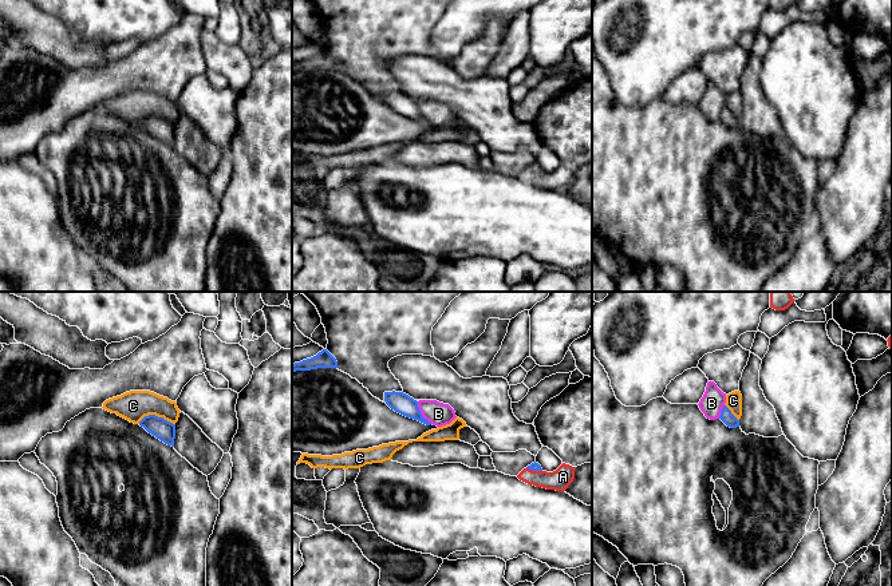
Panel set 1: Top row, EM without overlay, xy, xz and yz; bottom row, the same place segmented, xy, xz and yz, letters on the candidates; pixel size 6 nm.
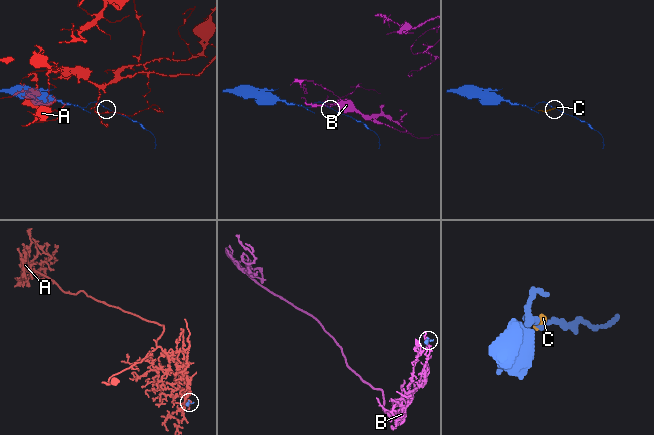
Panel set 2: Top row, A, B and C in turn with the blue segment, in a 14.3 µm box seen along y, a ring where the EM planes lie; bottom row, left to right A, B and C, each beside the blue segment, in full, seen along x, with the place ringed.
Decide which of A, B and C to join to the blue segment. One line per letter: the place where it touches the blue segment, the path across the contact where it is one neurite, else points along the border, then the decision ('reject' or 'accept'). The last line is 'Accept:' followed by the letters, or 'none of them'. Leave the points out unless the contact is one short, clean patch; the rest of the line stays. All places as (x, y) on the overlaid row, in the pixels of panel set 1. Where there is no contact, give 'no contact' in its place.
A: meets blue in xz at (535, 470); border along xz (527, 467), (541, 471); reject
B: meets blue in xz at (421, 414); reject
C: meets blue in xy at (157, 416); border along xy (138, 422), (145, 416), (157, 415), (174, 424); reject
Accept: none of them

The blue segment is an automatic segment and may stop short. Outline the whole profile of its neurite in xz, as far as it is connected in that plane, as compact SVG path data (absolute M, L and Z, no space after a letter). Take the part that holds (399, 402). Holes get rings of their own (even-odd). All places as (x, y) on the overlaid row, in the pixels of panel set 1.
M384 392L384 401L391 409L406 417L418 420L426 425L431 424L422 416L418 401L403 392Z

